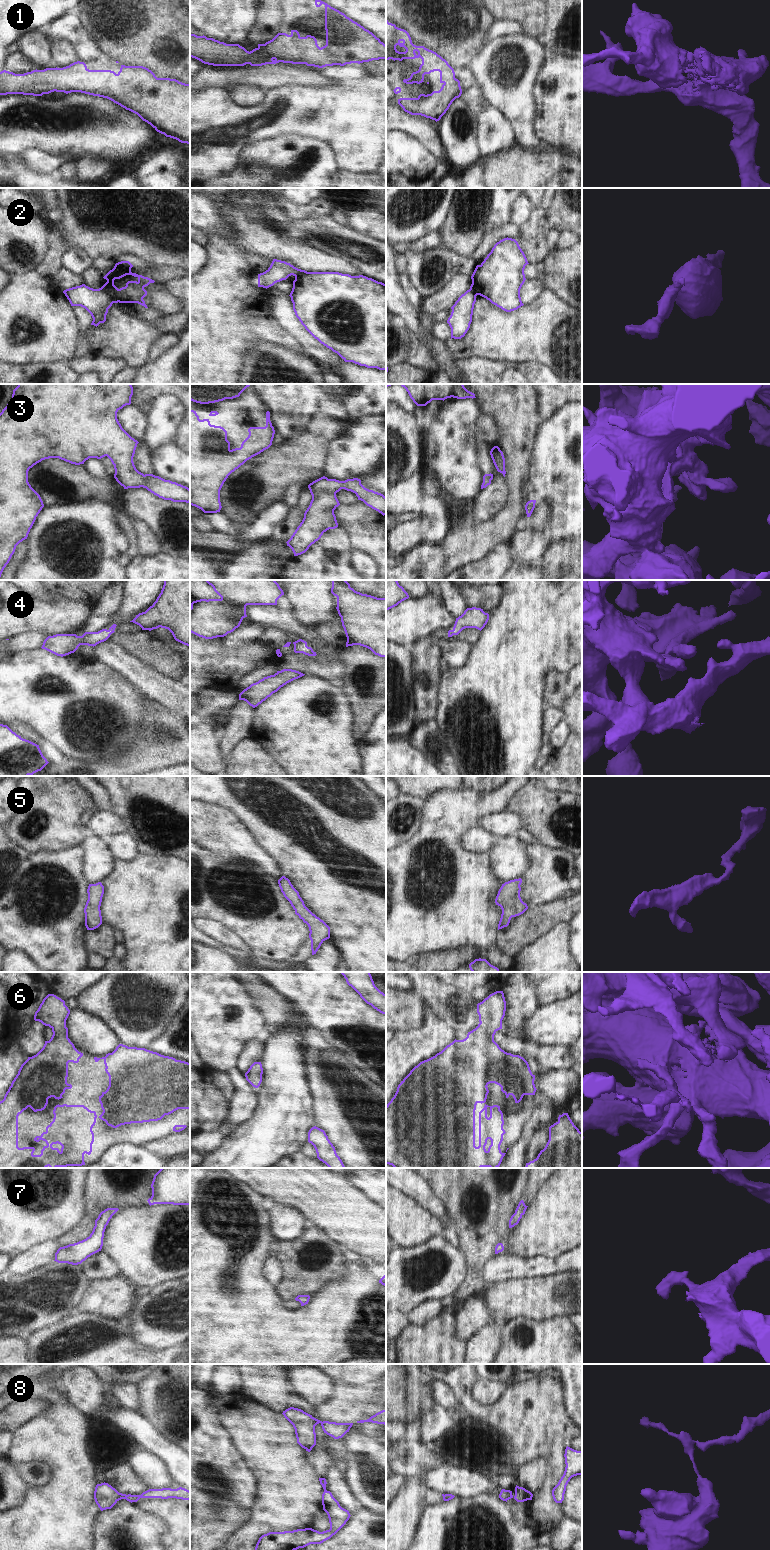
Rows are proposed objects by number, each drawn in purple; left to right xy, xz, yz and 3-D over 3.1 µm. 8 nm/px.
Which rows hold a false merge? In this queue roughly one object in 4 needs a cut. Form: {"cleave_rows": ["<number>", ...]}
{"cleave_rows": ["2"]}

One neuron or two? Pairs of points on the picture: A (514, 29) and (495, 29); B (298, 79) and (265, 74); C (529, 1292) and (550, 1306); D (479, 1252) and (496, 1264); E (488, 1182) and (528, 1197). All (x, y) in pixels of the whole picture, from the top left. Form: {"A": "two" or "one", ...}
{"A": "one", "B": "one", "C": "one", "D": "two", "E": "two"}

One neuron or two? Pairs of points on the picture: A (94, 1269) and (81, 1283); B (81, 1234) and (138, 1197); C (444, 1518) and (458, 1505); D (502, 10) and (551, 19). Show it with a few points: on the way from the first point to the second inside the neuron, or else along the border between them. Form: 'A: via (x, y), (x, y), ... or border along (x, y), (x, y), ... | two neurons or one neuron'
A: border along (80, 1264), (84, 1275), (89, 1281) | two neurons
B: via (87, 1217), (107, 1197), (121, 1197) | one neuron
C: via (447, 1516), (455, 1508) | one neuron
D: via (514, 10), (539, 10) | one neuron

